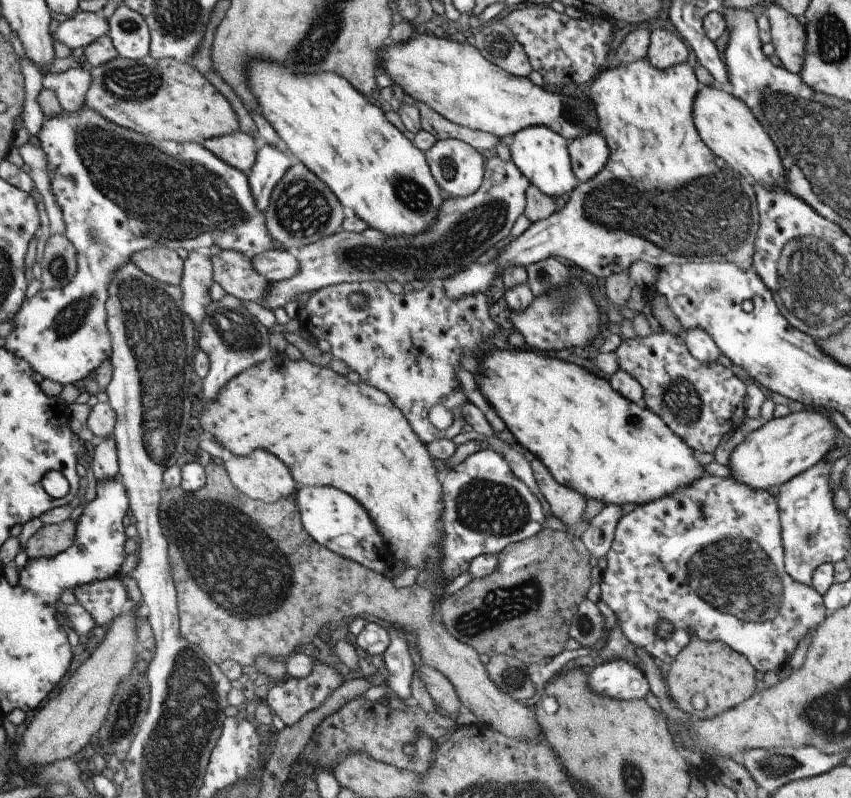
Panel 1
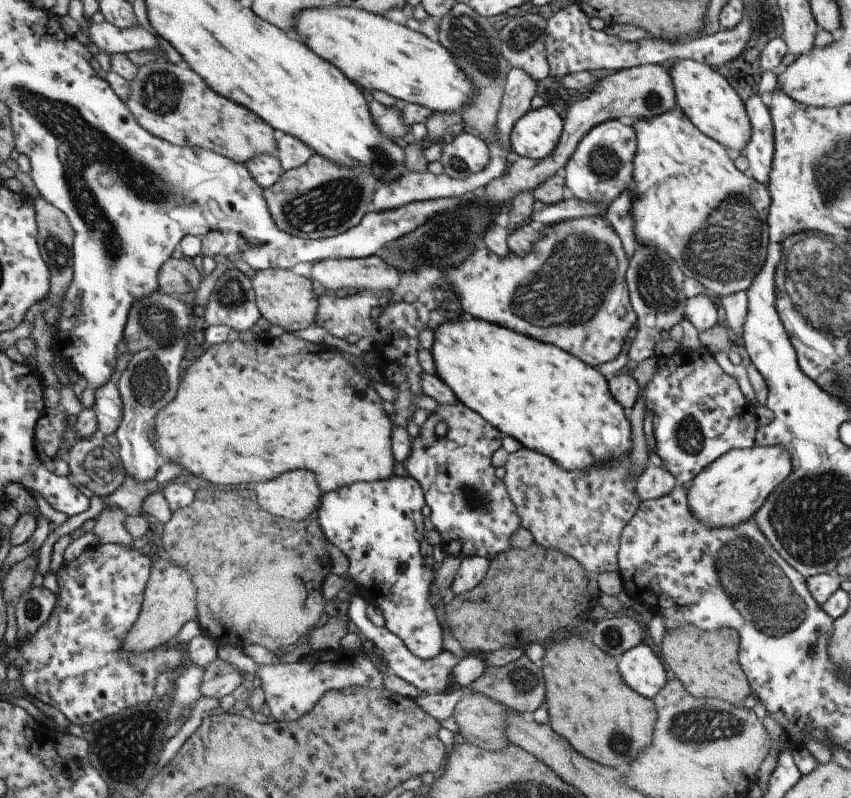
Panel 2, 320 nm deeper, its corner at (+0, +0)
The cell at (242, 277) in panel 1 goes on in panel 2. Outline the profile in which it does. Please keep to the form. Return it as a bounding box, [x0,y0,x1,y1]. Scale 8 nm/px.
[250,269,318,333]

